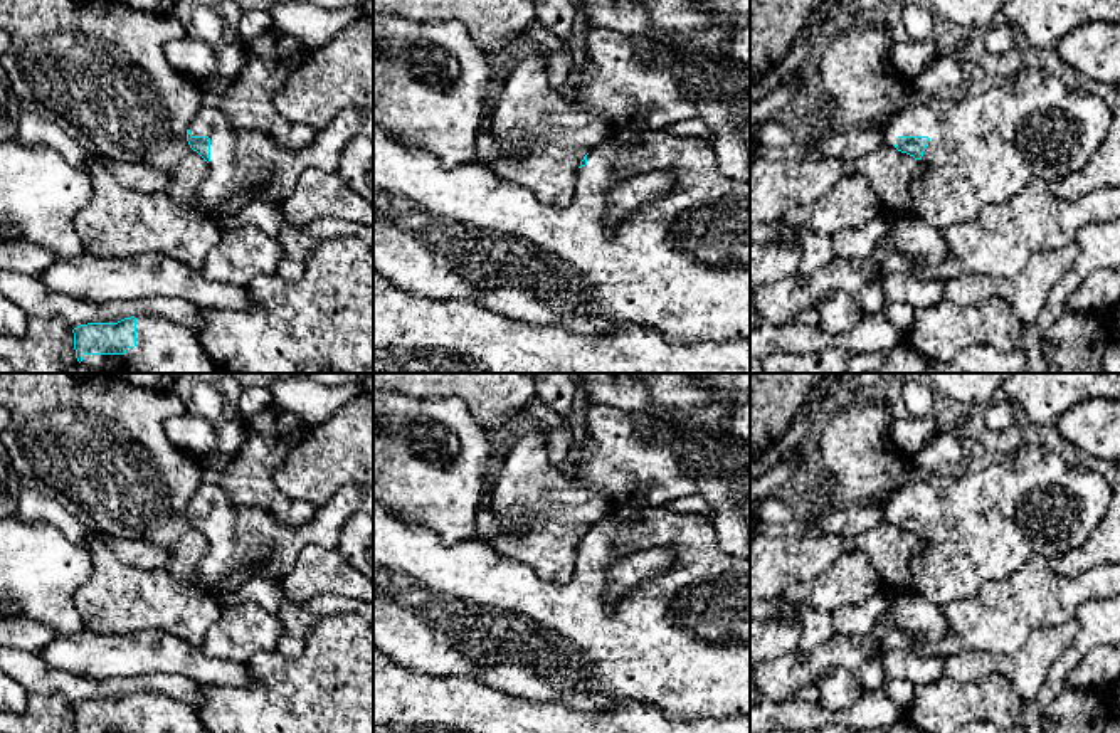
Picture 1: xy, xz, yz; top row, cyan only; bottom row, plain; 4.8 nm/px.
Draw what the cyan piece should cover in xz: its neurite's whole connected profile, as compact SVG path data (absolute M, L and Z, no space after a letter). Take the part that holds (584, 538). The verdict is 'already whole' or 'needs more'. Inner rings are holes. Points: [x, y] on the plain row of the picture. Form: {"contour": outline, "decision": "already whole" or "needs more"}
{"contour": "M373 501L373 646L397 664L422 674L468 678L525 701L563 703L585 715L607 713L626 701L652 704L669 720L710 720L750 715L750 560L732 556L718 546L711 516L703 513L673 513L654 504L624 504L590 525L580 538L575 570L570 580L567 583L553 583L538 578L533 567L499 555L479 536L446 545L429 526L407 523L382 503ZM654 546L669 546L673 550L673 565L641 582L631 595L619 600L612 609L607 609L604 605L604 592L610 562L615 556Z", "decision": "needs more"}

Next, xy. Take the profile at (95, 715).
{"contour": "M141 691L72 706L76 733L209 733L195 706Z", "decision": "needs more"}

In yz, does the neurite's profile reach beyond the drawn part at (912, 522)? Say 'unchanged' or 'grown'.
grown

